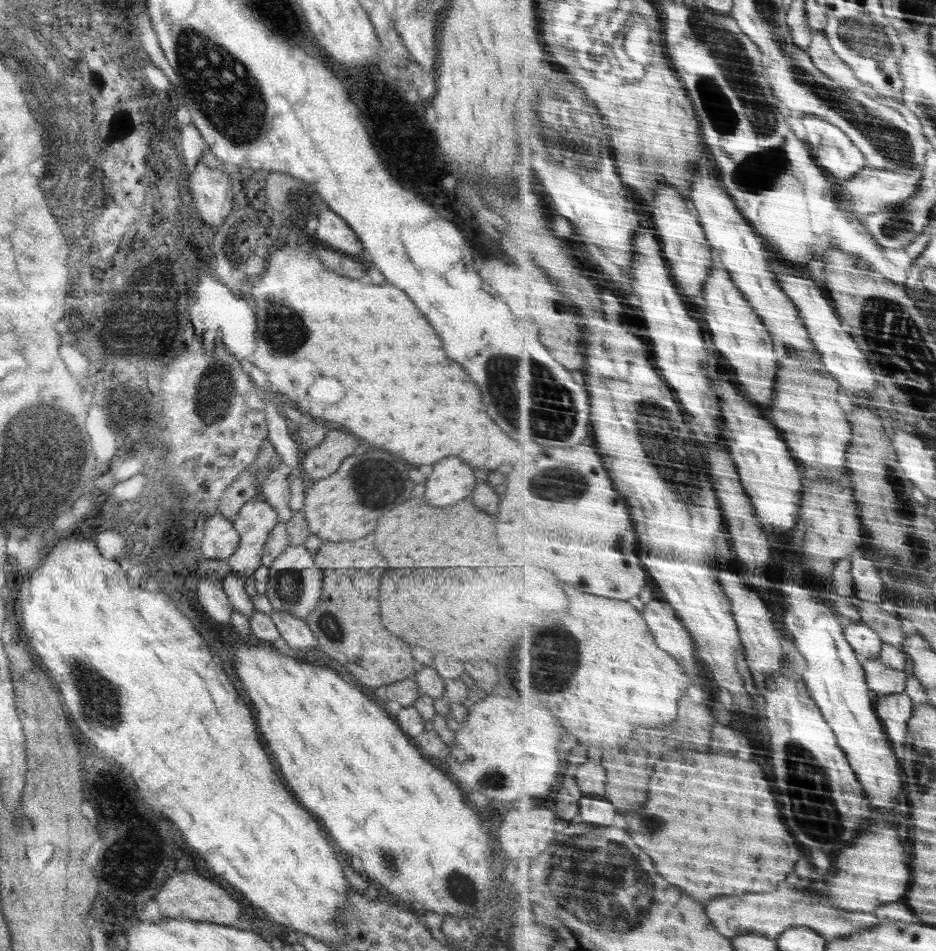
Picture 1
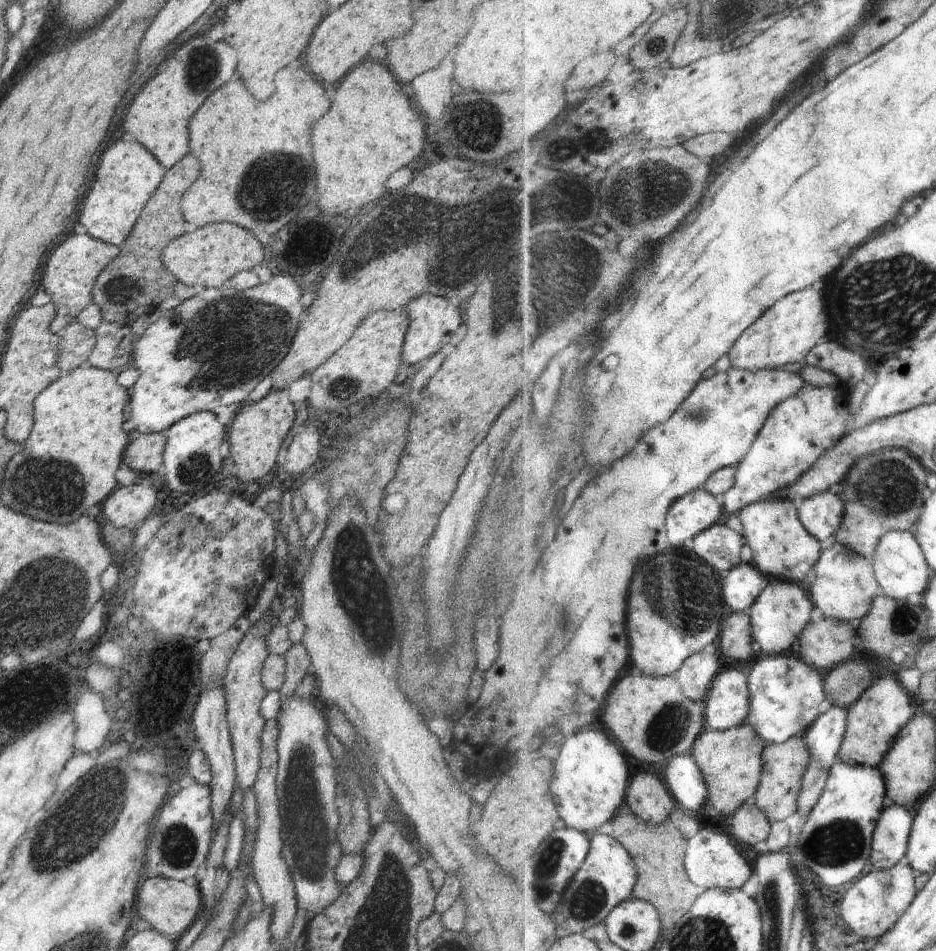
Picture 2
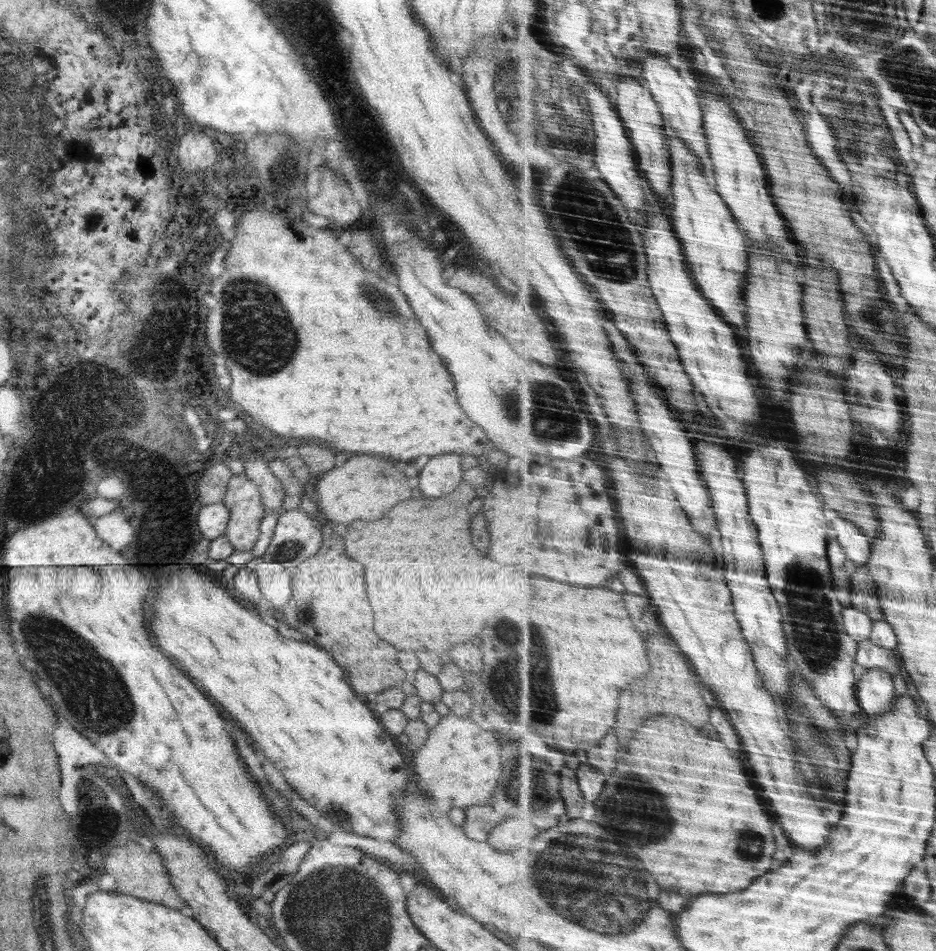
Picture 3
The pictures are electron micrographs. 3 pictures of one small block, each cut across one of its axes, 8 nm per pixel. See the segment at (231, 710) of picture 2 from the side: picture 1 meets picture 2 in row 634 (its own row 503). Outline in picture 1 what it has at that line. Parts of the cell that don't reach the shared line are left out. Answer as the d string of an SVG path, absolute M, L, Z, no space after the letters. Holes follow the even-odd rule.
M252 498L238 511L238 516L233 522L233 527L238 531L240 540L234 554L227 558L227 563L232 571L246 580L262 564L266 539L269 532L280 522L278 513L266 501L258 502Z

